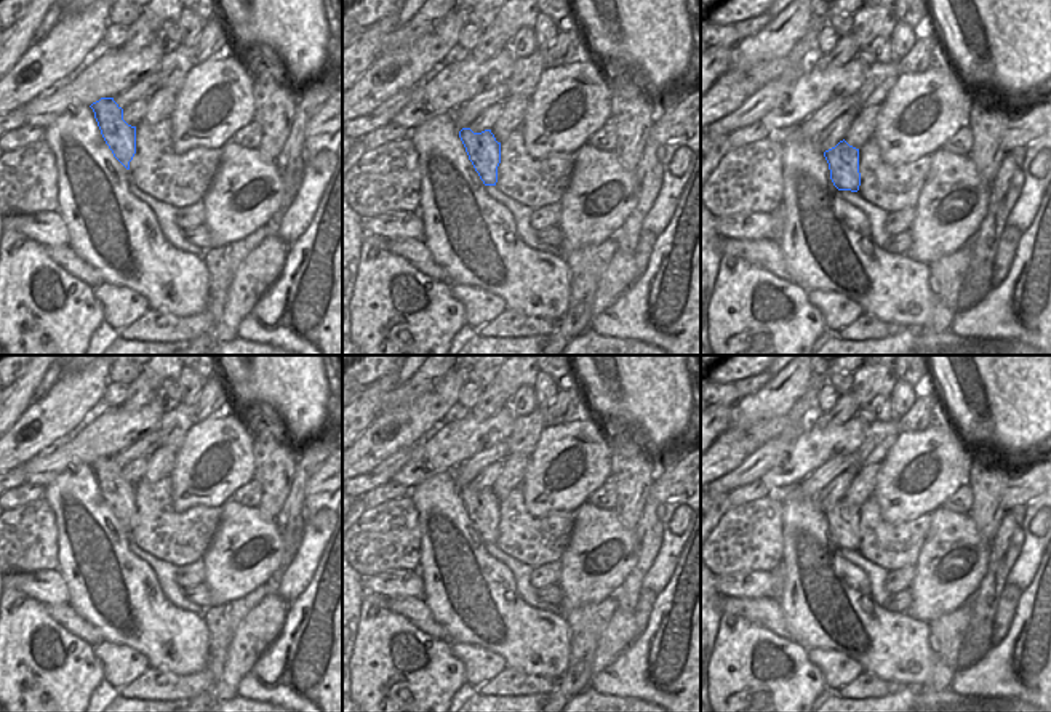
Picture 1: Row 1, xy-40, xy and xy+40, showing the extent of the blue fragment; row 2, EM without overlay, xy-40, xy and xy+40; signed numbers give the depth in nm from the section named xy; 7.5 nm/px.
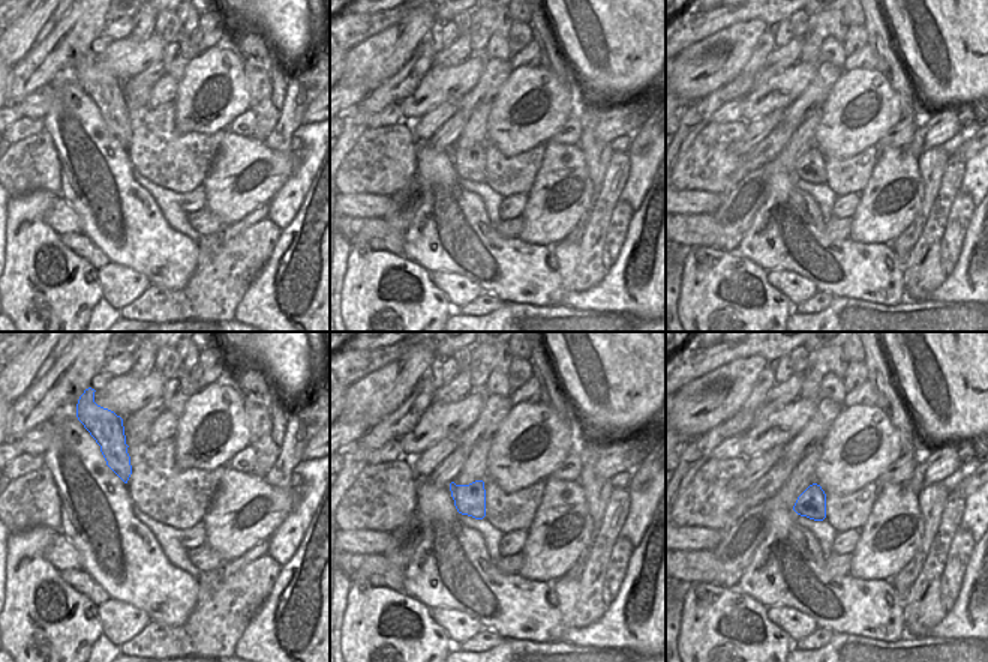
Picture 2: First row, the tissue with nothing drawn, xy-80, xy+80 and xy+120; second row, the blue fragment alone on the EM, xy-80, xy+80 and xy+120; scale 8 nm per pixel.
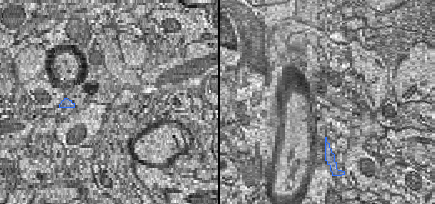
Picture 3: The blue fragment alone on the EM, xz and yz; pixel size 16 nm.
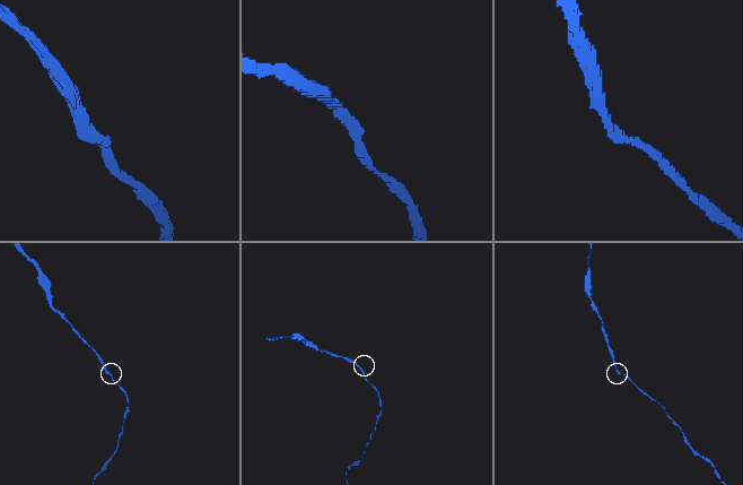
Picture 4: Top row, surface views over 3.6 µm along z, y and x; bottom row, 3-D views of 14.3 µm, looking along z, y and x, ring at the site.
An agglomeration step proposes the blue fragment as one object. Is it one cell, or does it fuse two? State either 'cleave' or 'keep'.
keep

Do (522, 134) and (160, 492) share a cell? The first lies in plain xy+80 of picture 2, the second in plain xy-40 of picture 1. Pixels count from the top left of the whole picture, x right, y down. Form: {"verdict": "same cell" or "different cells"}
{"verdict": "different cells"}

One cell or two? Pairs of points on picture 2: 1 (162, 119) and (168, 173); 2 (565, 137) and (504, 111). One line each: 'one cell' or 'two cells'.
1: one cell
2: two cells

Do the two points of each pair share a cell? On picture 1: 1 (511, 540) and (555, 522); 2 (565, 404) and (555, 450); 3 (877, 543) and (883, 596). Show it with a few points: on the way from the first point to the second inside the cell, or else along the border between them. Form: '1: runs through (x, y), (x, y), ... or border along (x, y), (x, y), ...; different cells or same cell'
1: runs through (522, 538), (530, 538), (544, 527); same cell
2: border along (589, 415), (583, 420), (546, 428); different cells
3: border along (858, 549), (863, 556), (888, 570); different cells

